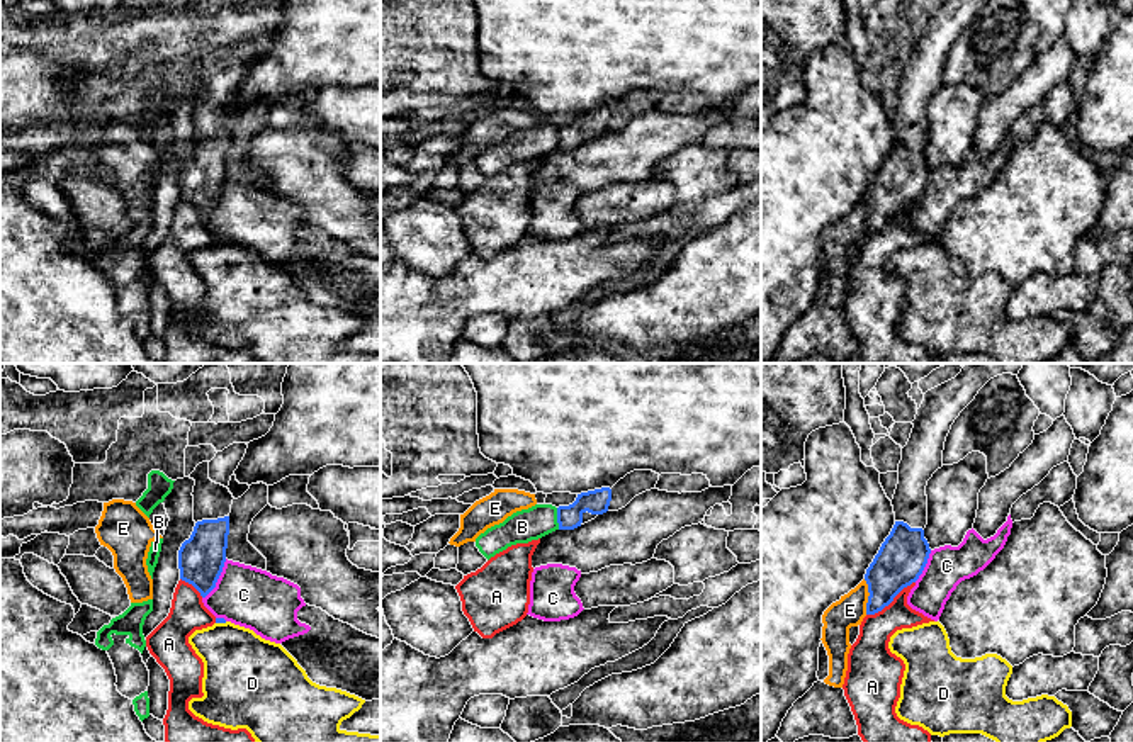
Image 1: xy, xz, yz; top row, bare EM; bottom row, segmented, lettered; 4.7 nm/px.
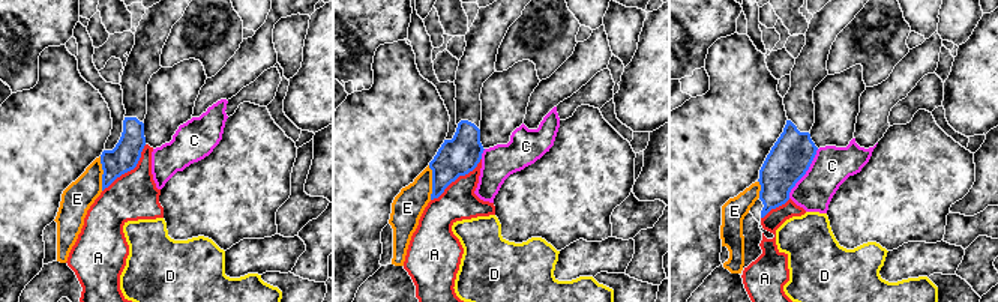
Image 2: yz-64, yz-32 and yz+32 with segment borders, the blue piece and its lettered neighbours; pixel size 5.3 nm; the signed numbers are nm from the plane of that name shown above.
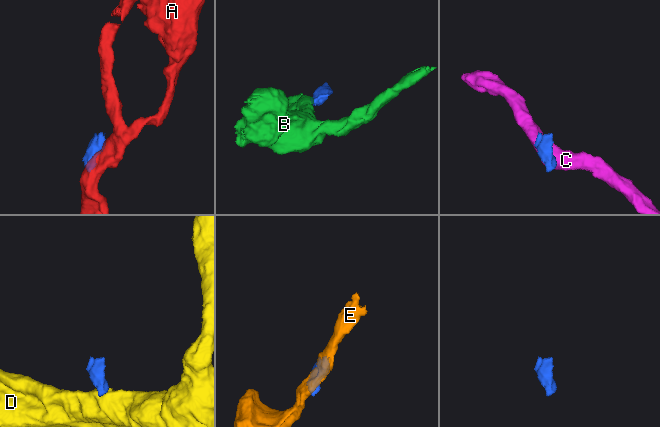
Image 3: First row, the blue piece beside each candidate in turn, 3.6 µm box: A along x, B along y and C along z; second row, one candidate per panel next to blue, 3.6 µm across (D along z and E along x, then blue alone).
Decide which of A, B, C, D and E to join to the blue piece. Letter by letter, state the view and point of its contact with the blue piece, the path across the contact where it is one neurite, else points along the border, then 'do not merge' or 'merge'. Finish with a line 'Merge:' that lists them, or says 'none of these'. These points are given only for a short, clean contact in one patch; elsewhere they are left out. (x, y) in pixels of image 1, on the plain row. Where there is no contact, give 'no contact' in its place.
A: meets blue in yz at (890, 221); do not merge
B: meets blue in xz at (558, 138); border along xz (556, 128), (559, 148); do not merge
C: meets blue in xy at (218, 197); border along xy (226, 179), (216, 204), (202, 218); do not merge
D: meets blue in xy at (221, 241); border along xy (226, 241), (216, 243); do not merge
E: meets blue in yz at (868, 216); border along yz (863, 199), (868, 209), (867, 233); do not merge
Merge: none of these

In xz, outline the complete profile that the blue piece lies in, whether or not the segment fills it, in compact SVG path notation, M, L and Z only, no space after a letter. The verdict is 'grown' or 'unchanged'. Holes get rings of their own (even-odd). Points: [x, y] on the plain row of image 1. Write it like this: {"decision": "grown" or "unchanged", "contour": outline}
{"decision": "grown", "contour": "M601 107L578 114L569 126L557 127L559 149L574 149L608 131L612 109Z"}

